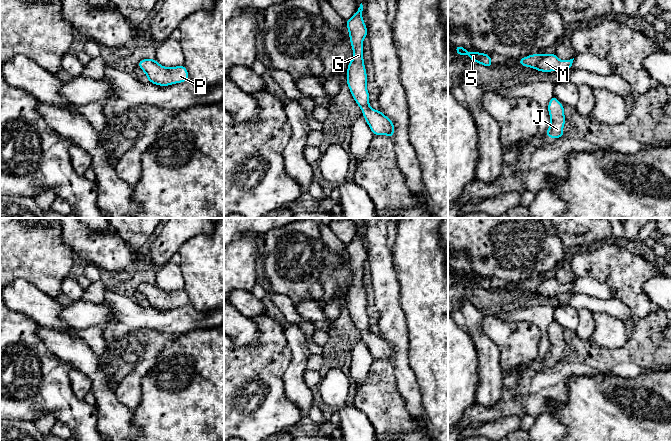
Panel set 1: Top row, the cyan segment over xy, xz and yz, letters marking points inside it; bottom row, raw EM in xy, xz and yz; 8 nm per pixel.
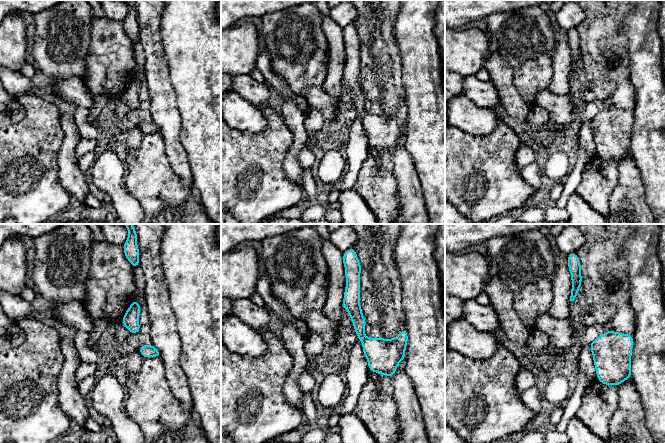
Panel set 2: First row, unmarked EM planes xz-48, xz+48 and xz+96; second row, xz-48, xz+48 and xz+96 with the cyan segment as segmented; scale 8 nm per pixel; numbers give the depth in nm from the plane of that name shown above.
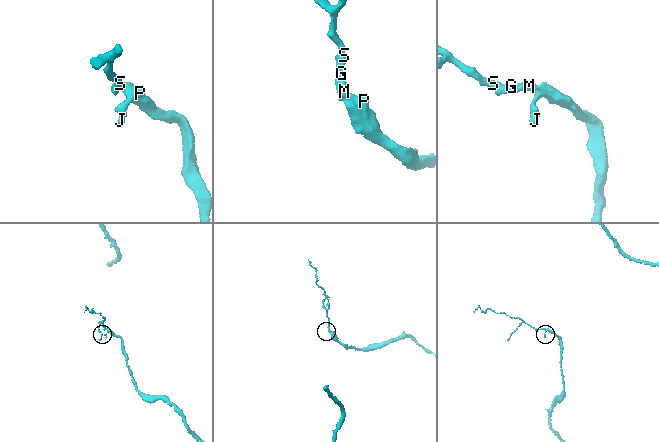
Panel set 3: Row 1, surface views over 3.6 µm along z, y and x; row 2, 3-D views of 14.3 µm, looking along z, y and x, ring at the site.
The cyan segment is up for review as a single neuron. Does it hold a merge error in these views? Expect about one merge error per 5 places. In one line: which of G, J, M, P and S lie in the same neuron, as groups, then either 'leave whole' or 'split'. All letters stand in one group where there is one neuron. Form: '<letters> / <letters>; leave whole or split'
G J M P S; leave whole

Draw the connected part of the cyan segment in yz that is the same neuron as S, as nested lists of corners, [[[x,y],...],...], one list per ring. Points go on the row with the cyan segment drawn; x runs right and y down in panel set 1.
[[[455,45],[455,50],[459,56],[468,54],[471,61],[477,62],[479,64],[482,64],[482,65],[484,65],[486,67],[490,67],[490,68],[492,68],[492,66],[493,66],[492,61],[491,61],[491,56],[488,54],[479,53],[479,52],[475,52],[475,51],[470,51],[468,53],[466,48],[464,48],[462,46],[457,46],[457,45]]]

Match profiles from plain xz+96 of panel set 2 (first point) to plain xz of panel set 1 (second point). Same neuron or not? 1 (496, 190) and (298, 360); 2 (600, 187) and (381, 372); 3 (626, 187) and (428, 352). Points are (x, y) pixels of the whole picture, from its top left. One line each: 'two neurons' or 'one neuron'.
1: two neurons
2: one neuron
3: two neurons

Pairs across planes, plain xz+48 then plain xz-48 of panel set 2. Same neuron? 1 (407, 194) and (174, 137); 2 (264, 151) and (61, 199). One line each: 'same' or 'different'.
1: same
2: same

